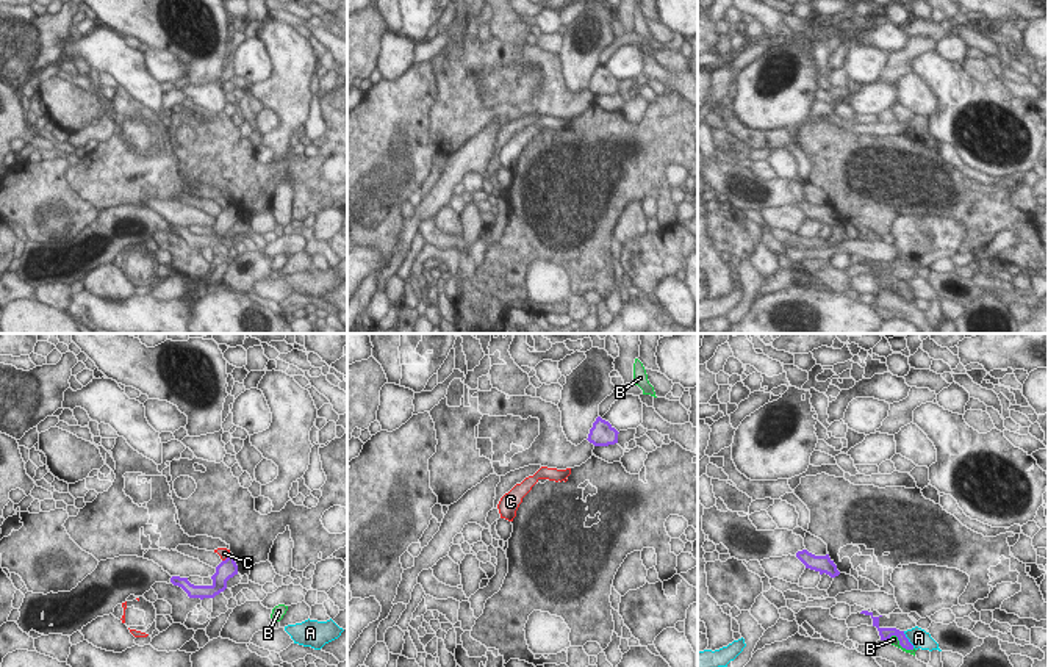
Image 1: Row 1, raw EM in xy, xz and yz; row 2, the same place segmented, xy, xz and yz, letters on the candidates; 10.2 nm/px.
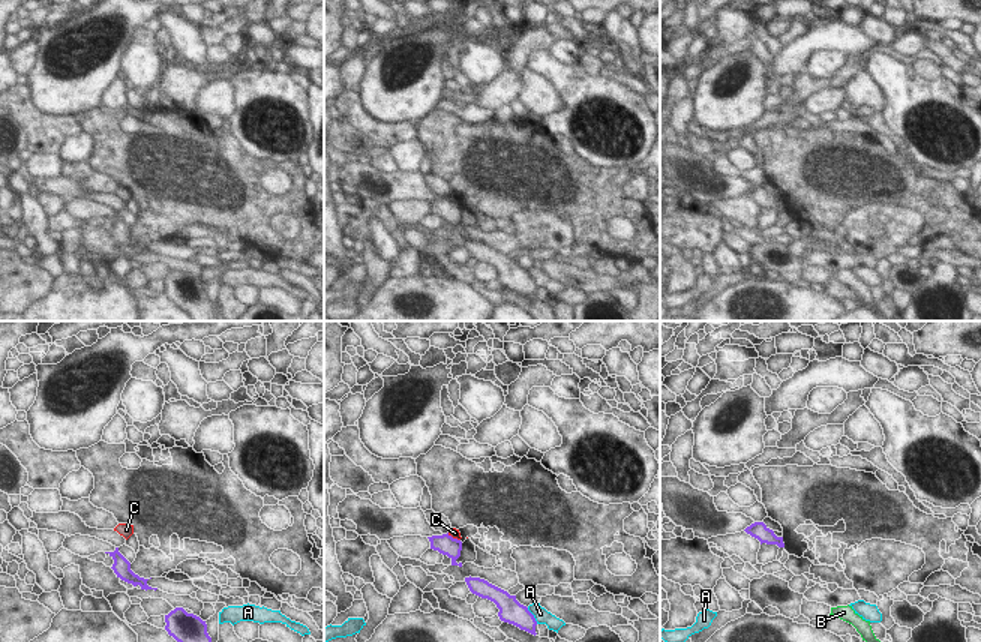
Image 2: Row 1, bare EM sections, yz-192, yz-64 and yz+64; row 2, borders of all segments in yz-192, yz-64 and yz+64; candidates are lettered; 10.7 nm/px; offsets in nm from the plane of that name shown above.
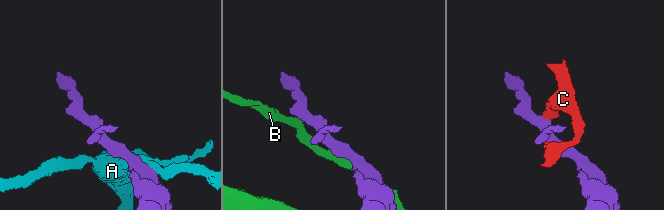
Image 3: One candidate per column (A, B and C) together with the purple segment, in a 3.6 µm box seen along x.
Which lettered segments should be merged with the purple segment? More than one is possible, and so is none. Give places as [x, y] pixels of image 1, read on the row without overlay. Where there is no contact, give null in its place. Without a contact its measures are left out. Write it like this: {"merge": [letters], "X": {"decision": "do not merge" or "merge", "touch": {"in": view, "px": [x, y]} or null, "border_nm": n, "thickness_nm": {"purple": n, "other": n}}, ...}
{"merge": [], "A": {"decision": "do not merge", "touch": {"in": "yz", "px": [908, 288]}, "border_nm": 220, "thickness_nm": {"purple": 130, "other": 200}}, "B": {"decision": "do not merge", "touch": {"in": "yz", "px": [900, 293]}, "border_nm": 300, "thickness_nm": {"purple": 130, "other": 90}}, "C": {"decision": "do not merge", "touch": {"in": "xy", "px": [227, 207]}, "border_nm": 130, "thickness_nm": {"purple": 200, "other": 120}}}

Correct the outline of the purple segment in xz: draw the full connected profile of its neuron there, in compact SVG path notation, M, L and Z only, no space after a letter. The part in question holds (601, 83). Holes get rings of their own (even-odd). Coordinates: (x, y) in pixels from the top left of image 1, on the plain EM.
M598 66L587 89L594 96L608 96L618 92L618 83L608 70Z

